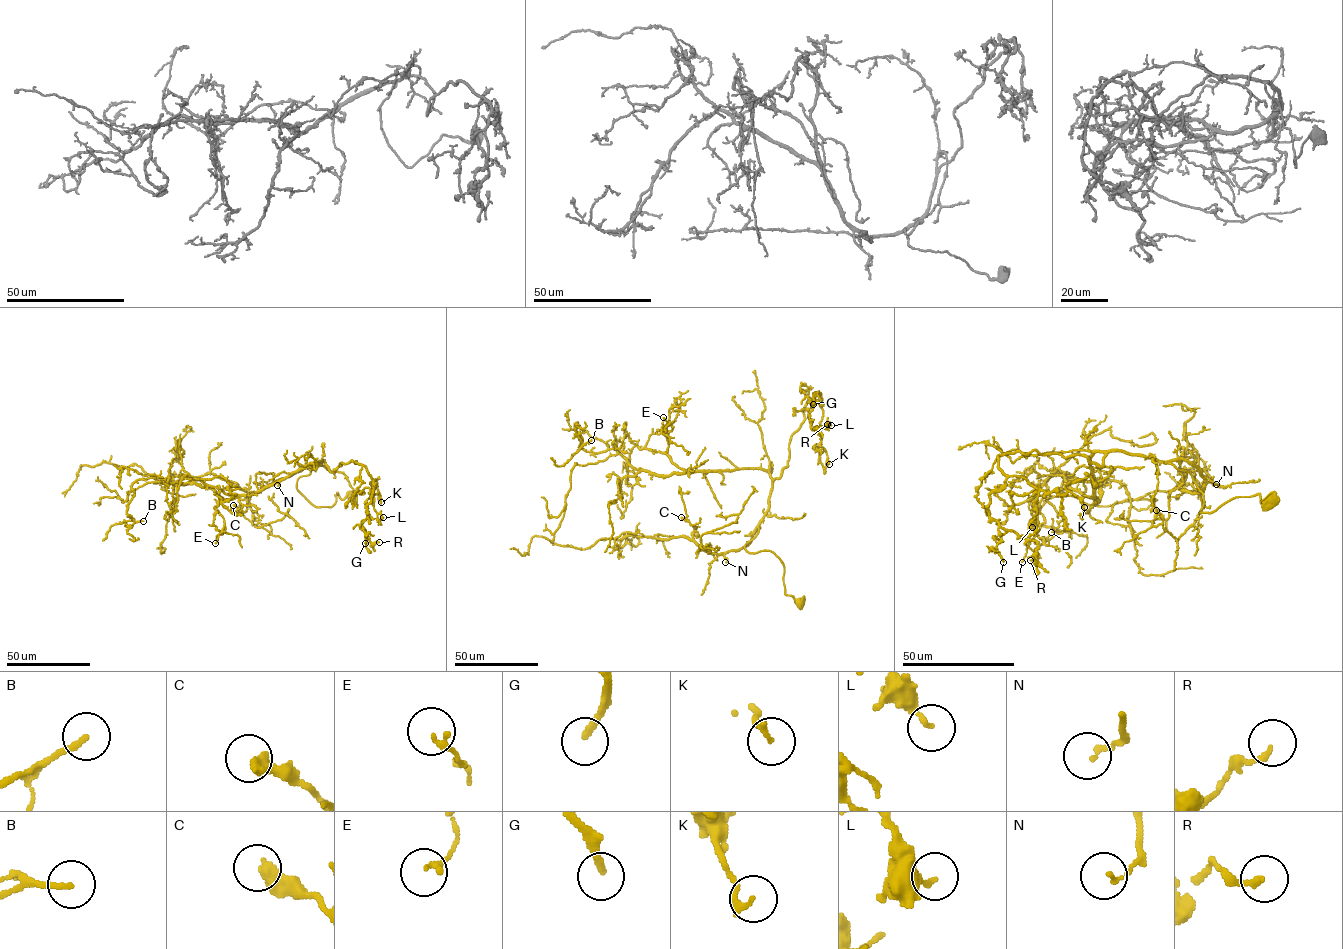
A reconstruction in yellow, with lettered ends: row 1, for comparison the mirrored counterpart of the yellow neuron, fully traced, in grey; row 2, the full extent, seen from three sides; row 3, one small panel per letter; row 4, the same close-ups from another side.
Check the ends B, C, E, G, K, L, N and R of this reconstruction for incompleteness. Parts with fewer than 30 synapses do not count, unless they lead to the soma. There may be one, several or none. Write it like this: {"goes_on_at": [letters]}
{"goes_on_at": ["G"]}

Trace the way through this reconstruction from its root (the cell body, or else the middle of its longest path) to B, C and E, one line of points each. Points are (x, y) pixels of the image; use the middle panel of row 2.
B: (798, 603), (780, 560), (744, 548), (767, 472), (636, 470), (581, 449), (574, 423), (591, 440)
C: (798, 603), (785, 594), (780, 560), (744, 548), (757, 526), (742, 548), (709, 553), (681, 517)
E: (798, 603), (785, 594), (780, 560), (744, 548), (768, 509), (770, 475), (678, 468), (663, 417)

